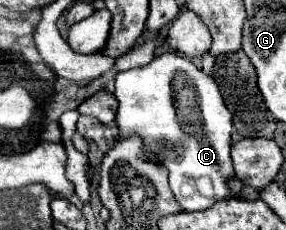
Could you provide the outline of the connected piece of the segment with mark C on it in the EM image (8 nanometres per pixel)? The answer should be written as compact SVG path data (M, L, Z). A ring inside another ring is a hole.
M169 52L157 56L151 64L143 68L133 68L115 74L115 98L119 100L117 124L119 136L139 134L145 140L145 150L149 150L155 160L165 164L171 176L171 190L183 210L207 210L219 200L233 198L229 188L229 178L233 176L233 164L229 156L231 148L231 112L223 104L221 92L213 78L199 70L189 58Z

